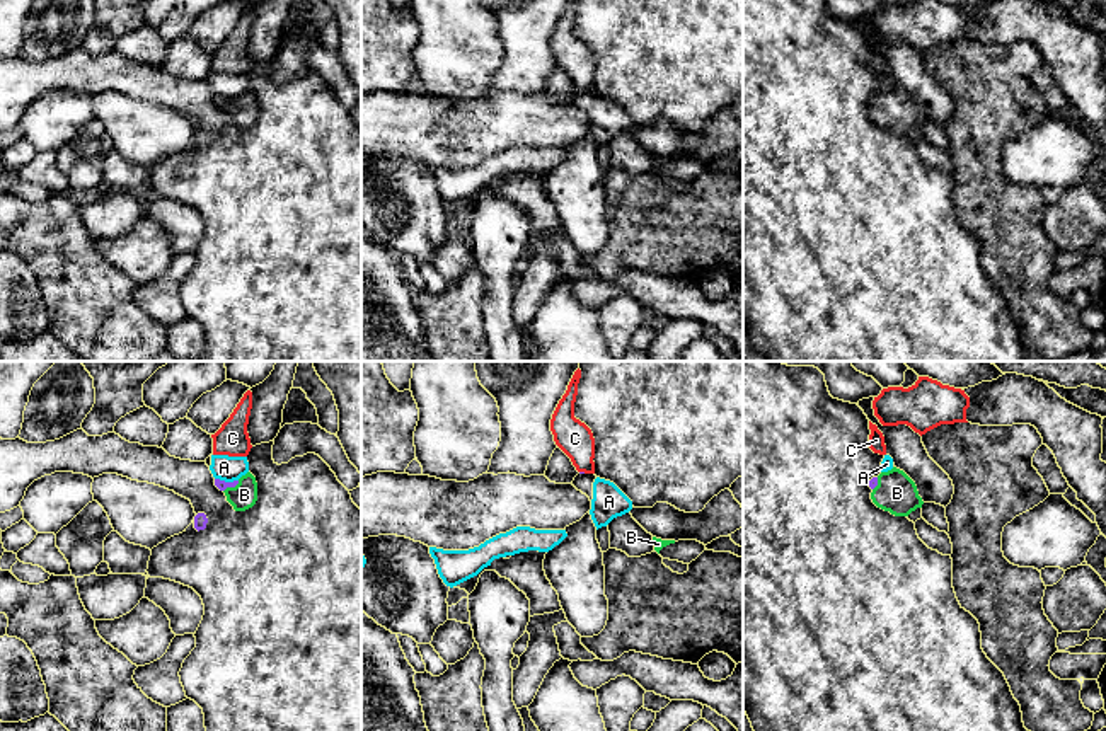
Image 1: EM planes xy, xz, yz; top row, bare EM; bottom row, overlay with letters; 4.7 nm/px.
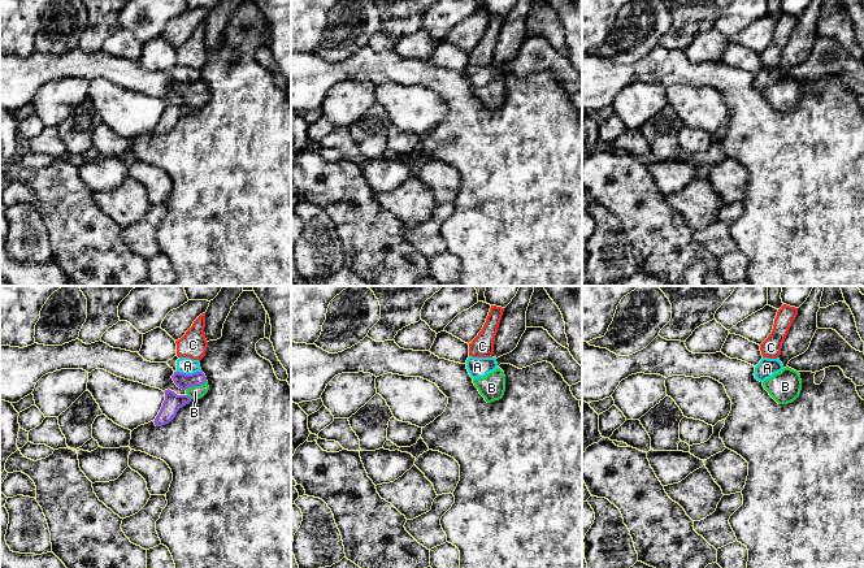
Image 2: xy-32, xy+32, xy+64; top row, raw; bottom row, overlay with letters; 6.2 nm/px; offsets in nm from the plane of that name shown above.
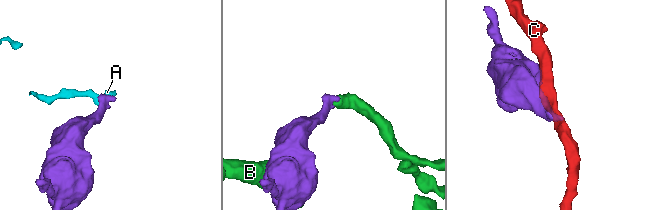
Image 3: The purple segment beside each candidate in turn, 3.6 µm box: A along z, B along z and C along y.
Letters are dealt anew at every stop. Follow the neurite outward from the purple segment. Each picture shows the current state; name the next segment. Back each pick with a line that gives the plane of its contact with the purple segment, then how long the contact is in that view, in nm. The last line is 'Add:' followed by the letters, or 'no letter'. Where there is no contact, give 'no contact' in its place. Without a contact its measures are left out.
B: contact in xy; length 90 nm
Add: B

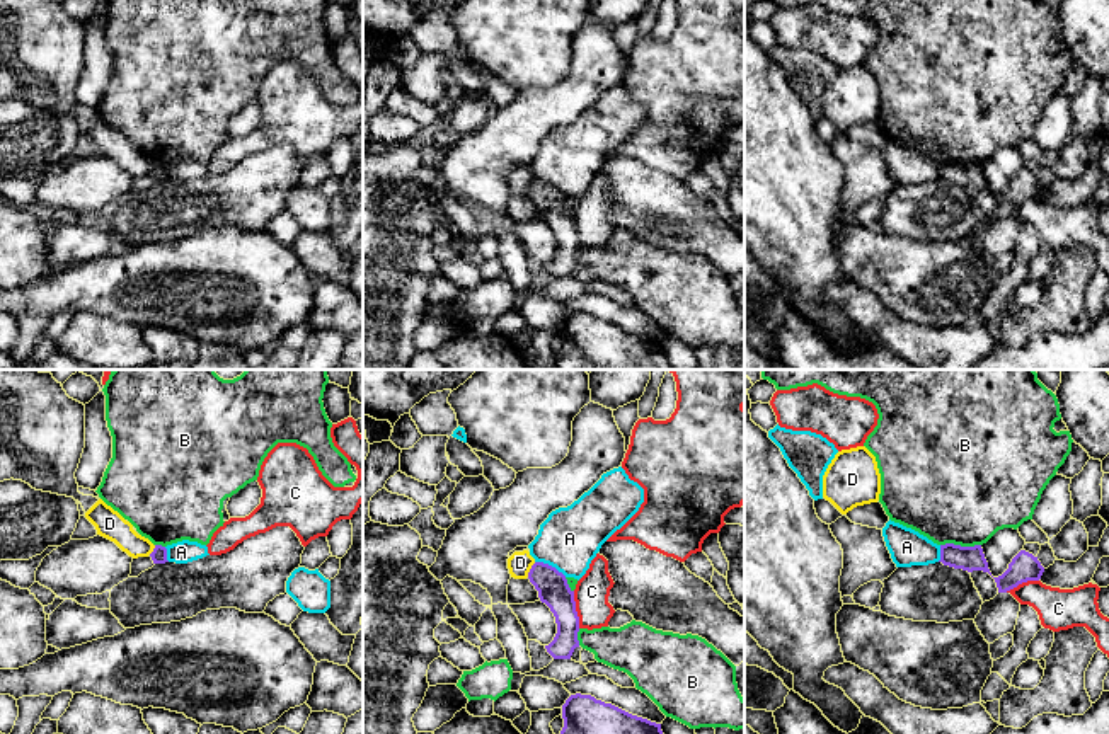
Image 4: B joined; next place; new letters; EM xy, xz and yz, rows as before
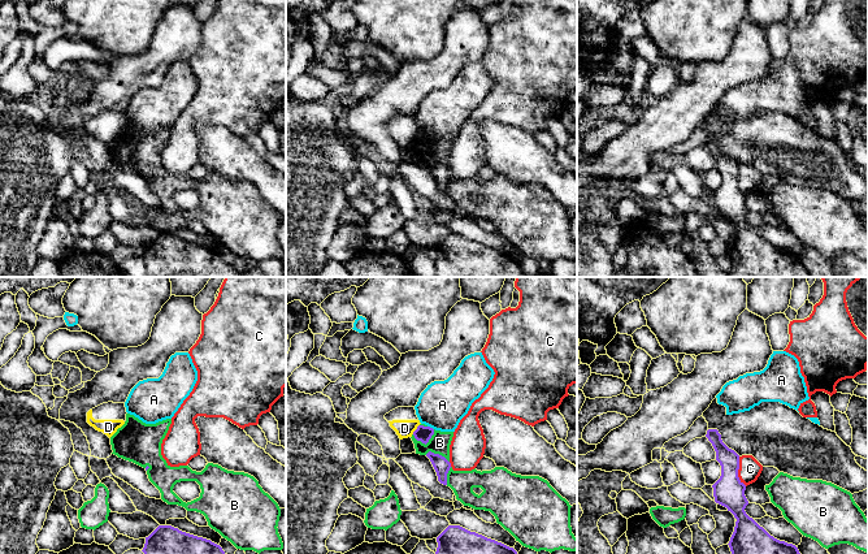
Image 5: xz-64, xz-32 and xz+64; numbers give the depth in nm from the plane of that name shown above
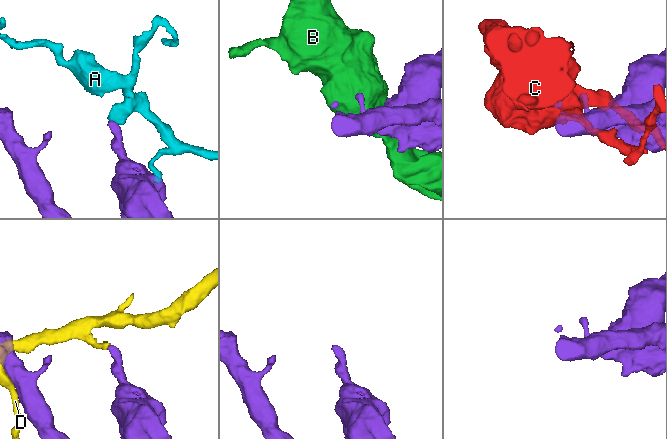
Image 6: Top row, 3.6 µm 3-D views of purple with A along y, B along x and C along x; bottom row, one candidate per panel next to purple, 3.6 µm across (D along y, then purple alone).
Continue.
Add: no letter

